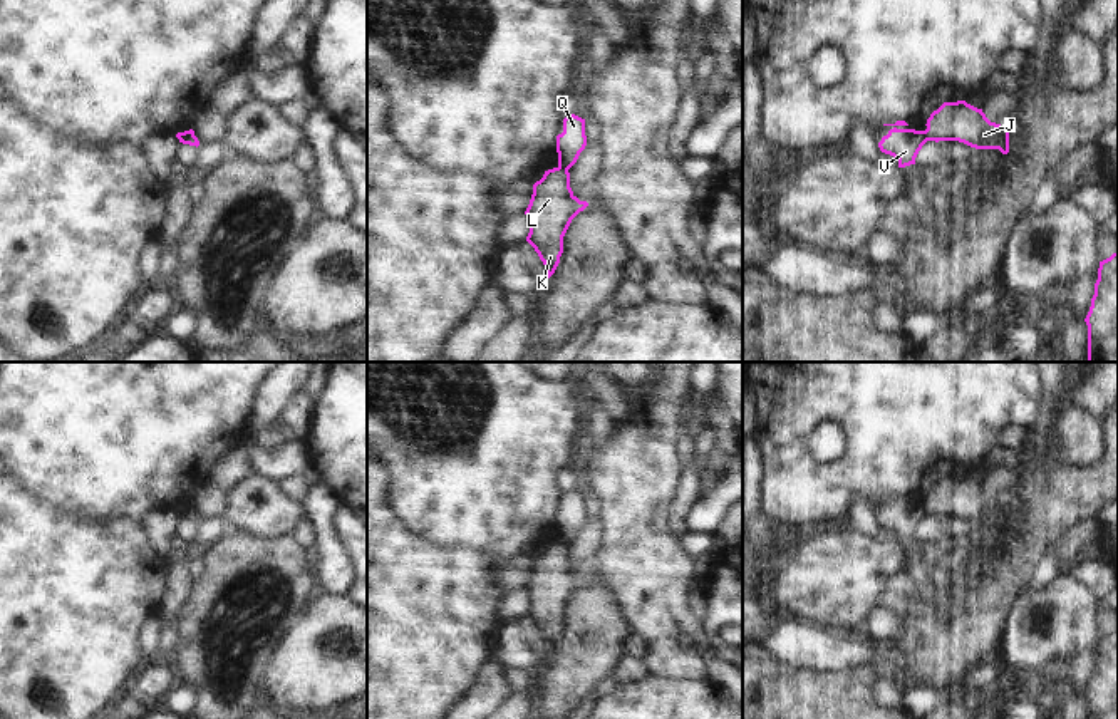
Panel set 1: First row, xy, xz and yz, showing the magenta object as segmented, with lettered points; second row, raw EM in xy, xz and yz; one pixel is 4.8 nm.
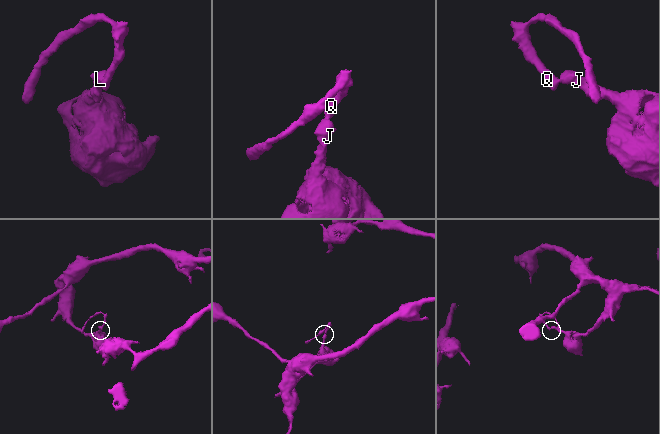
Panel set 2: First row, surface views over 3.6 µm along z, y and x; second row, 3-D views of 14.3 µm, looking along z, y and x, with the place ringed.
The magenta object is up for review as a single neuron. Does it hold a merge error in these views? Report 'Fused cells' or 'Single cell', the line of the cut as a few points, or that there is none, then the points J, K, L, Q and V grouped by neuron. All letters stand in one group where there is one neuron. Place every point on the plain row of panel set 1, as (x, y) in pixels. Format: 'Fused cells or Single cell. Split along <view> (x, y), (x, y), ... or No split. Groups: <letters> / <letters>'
Fused cells. Split along xz (558, 542), (567, 547). Groups: J K L / Q V

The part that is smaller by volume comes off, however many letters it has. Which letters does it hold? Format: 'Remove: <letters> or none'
Remove: Q, V

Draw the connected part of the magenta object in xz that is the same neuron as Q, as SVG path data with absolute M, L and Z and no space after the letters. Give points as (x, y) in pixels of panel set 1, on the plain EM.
M572 489L563 494L563 508L556 511L558 543L568 546L587 521L585 494Z

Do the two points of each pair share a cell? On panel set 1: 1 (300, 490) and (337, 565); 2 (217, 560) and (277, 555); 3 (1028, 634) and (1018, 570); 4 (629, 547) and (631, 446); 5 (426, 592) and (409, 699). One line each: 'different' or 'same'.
1: different
2: same
3: different
4: same
5: same

